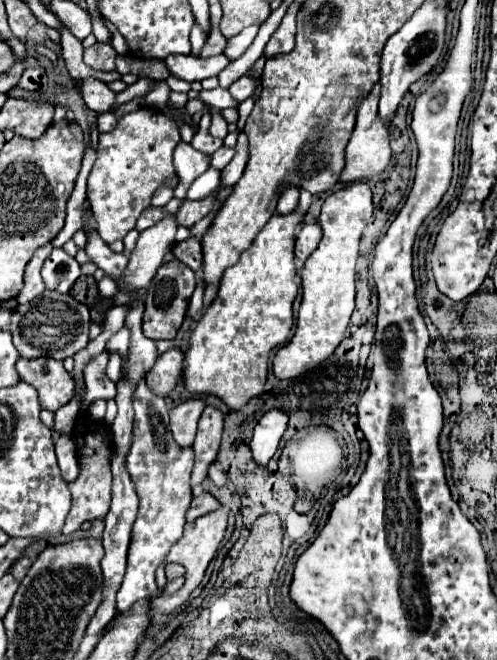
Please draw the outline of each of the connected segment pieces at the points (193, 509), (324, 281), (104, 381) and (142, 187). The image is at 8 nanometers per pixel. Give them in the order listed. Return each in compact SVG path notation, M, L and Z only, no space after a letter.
M198 491L198 493L194 493L194 499L190 503L190 509L186 513L186 521L194 521L210 511L216 511L216 509L220 509L220 503L210 493Z
M364 181L352 183L326 197L320 213L320 227L324 237L318 249L306 259L302 277L302 303L298 311L296 333L282 349L276 351L272 361L272 371L278 379L294 379L318 363L328 359L340 345L350 315L354 311L354 279L356 279L356 259L362 229L370 221L374 211L370 185Z
M102 351L94 359L84 365L84 381L86 381L86 395L80 404L78 417L87 412L90 403L96 399L114 399L116 397L116 383L108 379L106 365L108 365L108 351Z
M140 107L118 119L118 127L110 133L100 133L98 157L88 177L88 201L96 219L96 231L102 241L112 243L124 239L134 229L140 213L150 207L158 187L178 185L178 175L172 165L174 149L180 143L178 123L154 107Z

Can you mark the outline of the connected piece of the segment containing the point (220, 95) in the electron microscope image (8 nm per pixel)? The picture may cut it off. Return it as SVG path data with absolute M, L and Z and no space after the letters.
M216 87L212 91L200 91L200 99L204 103L210 103L214 109L226 109L226 107L238 107L240 101L236 101L228 89Z

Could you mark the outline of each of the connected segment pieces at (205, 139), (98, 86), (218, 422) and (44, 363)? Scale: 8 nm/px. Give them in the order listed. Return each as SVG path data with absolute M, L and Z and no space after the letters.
M206 113L201 117L199 122L199 130L194 139L192 139L192 147L206 153L206 155L212 155L216 149L222 147L222 141L220 139L214 139L212 135L208 135L208 129L211 125L211 114Z
M84 79L80 83L80 93L86 107L92 111L108 111L116 99L116 93L110 91L108 85L98 79Z
M206 407L198 421L198 433L192 447L194 449L194 469L192 469L192 479L190 479L192 487L200 485L206 479L208 467L216 461L222 427L224 427L222 413L214 407Z
M18 359L16 371L24 383L32 385L38 391L42 409L58 411L74 397L74 379L56 359Z

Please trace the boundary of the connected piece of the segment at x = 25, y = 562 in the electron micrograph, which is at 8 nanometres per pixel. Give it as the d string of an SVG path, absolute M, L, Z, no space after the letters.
M20 557L20 559L14 563L14 567L10 569L10 573L12 573L18 581L22 581L22 577L24 577L26 571L30 569L30 565L32 565L32 559L30 559L30 557Z

